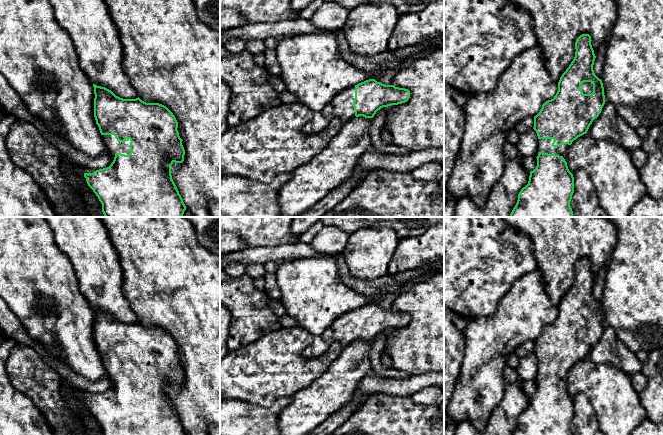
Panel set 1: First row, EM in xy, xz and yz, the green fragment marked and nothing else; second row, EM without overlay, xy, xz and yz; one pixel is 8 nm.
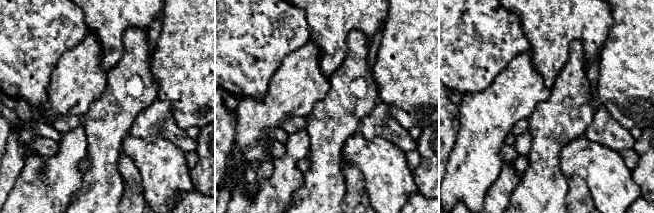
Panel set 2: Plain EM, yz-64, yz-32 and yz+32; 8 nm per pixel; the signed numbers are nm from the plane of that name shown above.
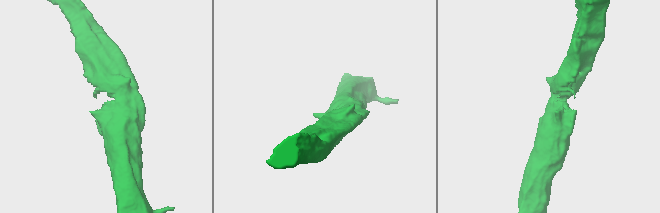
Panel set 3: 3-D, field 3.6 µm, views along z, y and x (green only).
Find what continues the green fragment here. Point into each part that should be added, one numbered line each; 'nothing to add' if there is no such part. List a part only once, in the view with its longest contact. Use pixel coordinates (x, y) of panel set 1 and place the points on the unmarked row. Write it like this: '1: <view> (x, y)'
1: xy (113, 370)

